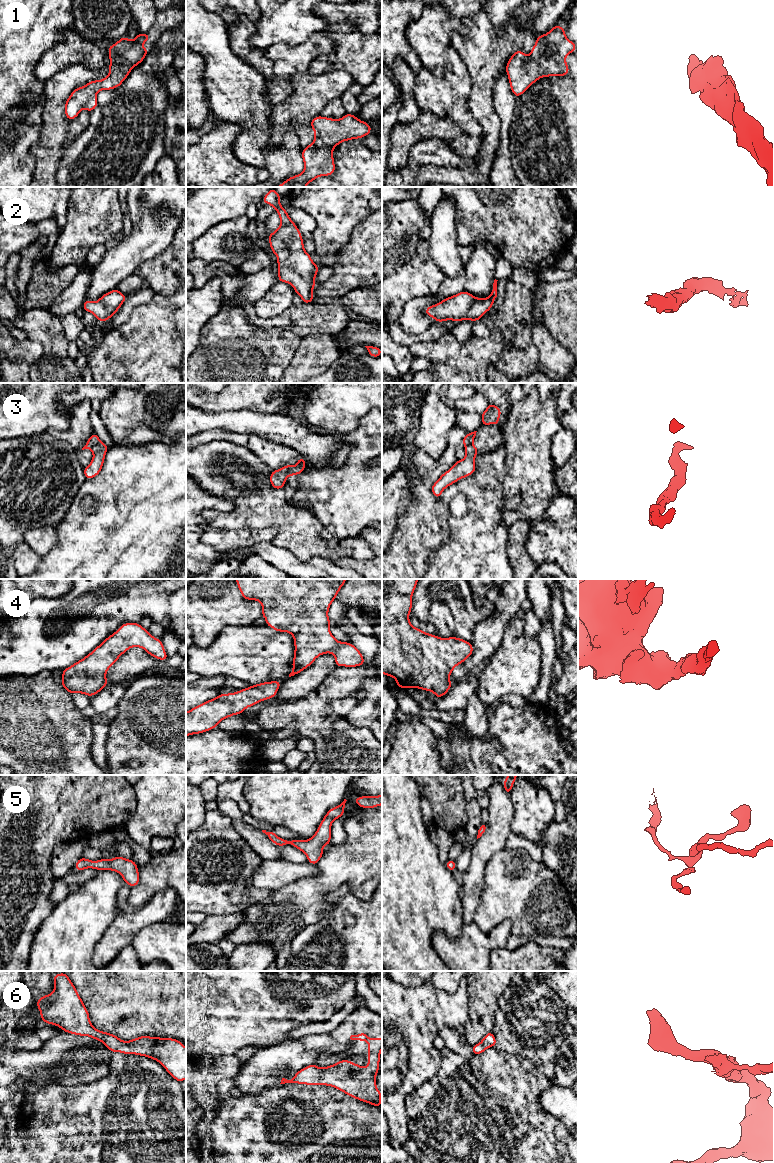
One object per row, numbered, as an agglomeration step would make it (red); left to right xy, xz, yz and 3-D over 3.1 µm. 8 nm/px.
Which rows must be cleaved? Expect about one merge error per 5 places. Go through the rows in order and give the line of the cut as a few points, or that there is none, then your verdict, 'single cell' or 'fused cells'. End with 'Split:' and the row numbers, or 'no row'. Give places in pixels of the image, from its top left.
1: no cut | single cell
2: no cut | single cell
3: xy (100, 441), (90, 448) | fused cells
4: no cut | single cell
5: no cut | single cell
6: no cut | single cell
Split: 3

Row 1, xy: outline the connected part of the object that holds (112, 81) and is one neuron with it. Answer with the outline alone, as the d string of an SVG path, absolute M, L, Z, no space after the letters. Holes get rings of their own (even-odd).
M138 33L134 40L122 37L115 44L109 46L109 75L102 80L89 81L86 85L72 91L65 102L65 116L69 120L75 119L82 109L92 112L98 105L97 93L101 90L111 90L119 87L128 77L132 68L140 64L149 50L143 47L149 40L149 34Z

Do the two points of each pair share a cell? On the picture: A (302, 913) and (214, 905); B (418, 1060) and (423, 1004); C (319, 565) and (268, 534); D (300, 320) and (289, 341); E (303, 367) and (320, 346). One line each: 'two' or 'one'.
A: two
B: one
C: two
D: two
E: one

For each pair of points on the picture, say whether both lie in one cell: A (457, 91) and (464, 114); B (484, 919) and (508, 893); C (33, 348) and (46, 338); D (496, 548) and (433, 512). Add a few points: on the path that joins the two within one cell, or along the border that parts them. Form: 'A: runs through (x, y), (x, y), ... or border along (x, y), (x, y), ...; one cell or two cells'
A: runs through (457, 97), (458, 108); one cell
B: runs through (489, 913), (502, 899); one cell
C: border along (27, 338), (37, 341), (44, 353); two cells
D: border along (448, 512), (449, 535), (442, 543); two cells

